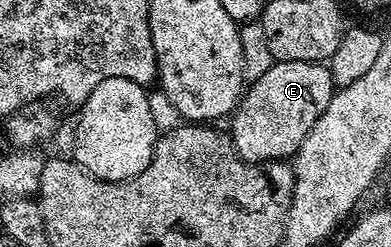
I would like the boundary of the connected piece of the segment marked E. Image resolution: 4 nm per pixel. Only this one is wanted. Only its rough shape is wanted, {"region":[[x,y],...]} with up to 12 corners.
{"region":[[275,60],[229,135],[248,164],[299,151],[337,85],[320,62]]}

